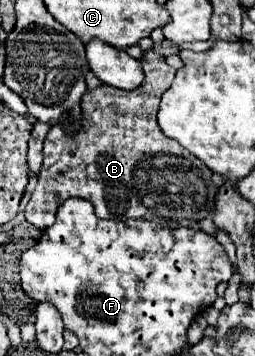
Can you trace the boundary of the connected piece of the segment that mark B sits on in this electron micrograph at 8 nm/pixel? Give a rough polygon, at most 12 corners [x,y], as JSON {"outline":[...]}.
{"outline":[[153,48],[135,90],[101,84],[51,126],[25,218],[199,228],[213,172],[157,124],[175,70]]}

